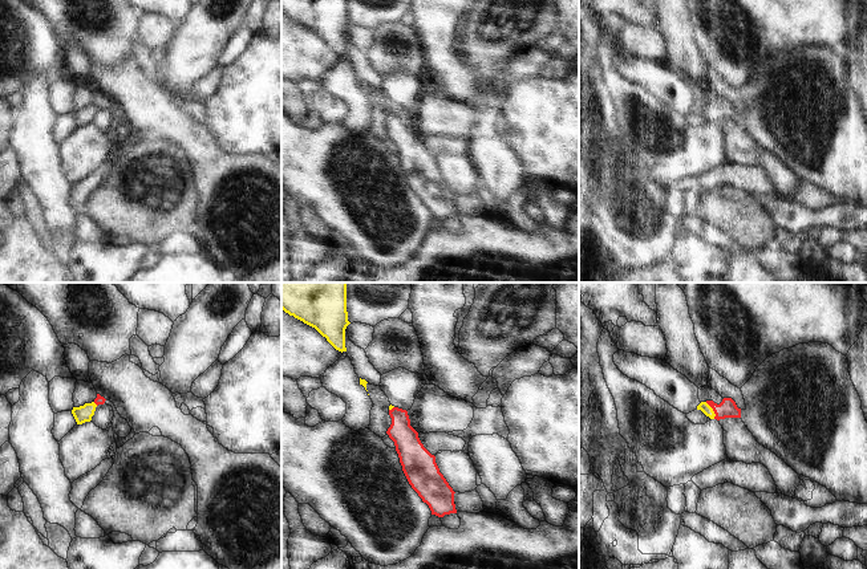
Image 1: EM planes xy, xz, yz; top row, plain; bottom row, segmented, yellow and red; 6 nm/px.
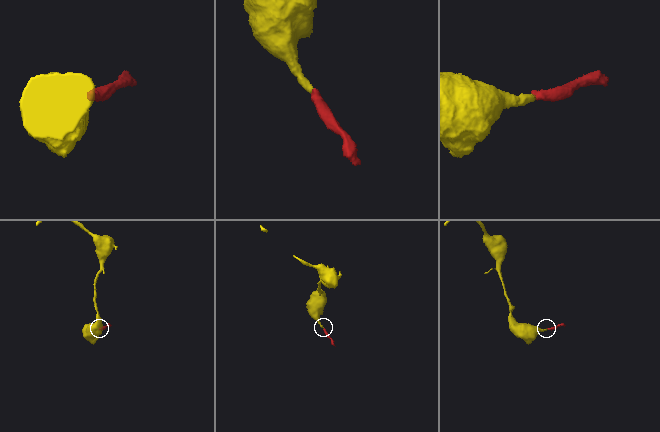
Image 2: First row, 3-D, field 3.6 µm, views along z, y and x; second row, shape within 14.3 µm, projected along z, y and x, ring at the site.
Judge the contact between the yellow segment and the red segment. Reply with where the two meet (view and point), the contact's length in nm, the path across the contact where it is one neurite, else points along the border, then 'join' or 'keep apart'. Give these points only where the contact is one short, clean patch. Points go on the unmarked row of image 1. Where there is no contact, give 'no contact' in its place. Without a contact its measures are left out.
yz (712, 113) | 120 nm | across yz (703, 109), (712, 113), (726, 112) | join

